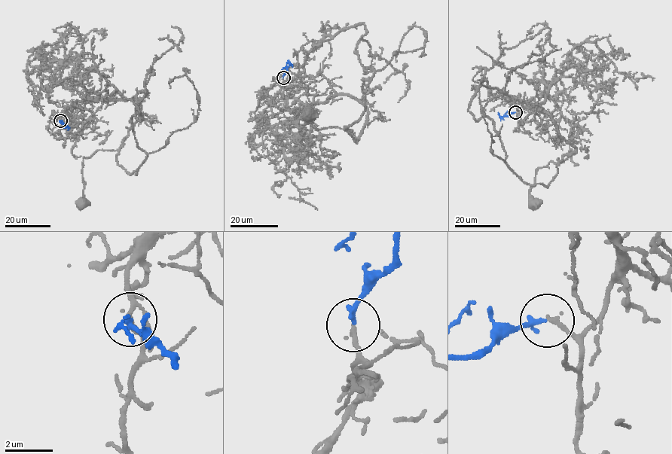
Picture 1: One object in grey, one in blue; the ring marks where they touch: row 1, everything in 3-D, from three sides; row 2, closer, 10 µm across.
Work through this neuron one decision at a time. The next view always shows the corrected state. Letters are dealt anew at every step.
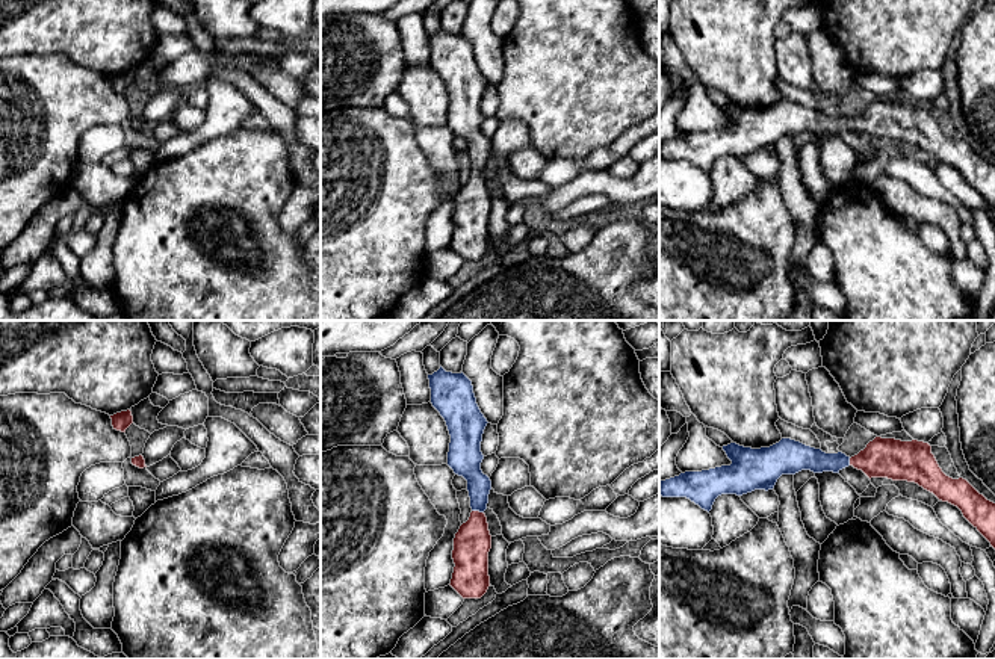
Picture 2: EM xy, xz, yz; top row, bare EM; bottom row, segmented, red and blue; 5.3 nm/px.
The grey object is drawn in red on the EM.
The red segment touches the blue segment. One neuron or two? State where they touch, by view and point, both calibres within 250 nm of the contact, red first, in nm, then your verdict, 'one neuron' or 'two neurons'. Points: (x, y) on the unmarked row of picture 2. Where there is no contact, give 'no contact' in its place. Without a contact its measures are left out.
contact xz (478, 173); calibres 200 and 130 nm; one neuron

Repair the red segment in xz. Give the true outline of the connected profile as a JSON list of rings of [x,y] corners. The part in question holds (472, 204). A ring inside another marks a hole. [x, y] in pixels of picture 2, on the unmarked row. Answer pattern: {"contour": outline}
{"contour": [[[442,27],[428,36],[431,65],[445,80],[451,104],[448,127],[467,142],[470,178],[454,200],[454,234],[451,248],[463,260],[481,260],[488,248],[488,213],[491,196],[484,172],[487,171],[491,142],[481,131],[482,95],[487,80],[481,74],[472,42],[461,33],[446,33]]]}

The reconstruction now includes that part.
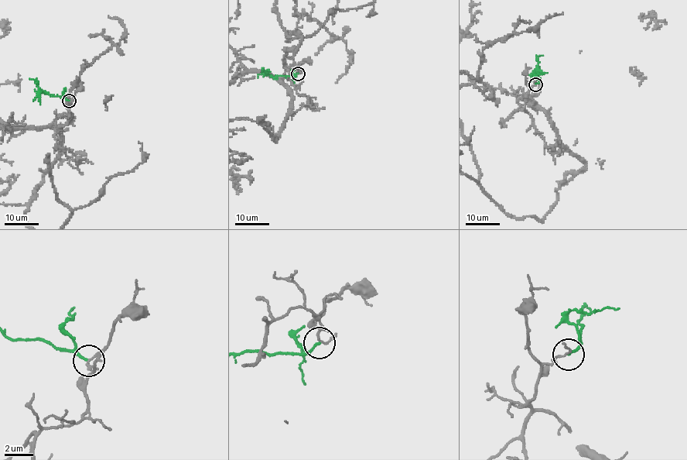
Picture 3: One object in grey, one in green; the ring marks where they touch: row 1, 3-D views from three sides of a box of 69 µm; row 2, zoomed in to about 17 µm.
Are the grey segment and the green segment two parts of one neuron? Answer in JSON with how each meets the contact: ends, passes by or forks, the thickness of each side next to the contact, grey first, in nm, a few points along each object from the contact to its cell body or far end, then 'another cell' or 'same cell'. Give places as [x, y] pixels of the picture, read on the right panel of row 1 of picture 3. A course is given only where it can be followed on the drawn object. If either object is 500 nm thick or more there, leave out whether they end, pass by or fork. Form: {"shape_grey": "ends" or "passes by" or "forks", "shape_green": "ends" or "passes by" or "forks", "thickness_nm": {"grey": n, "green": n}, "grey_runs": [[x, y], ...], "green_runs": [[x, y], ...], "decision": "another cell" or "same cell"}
{"shape_grey": "passes by", "shape_green": "ends", "thickness_nm": {"grey": 120, "green": 170}, "green_runs": [[536, 84], [539, 73], [538, 57], [543, 55]], "decision": "another cell"}

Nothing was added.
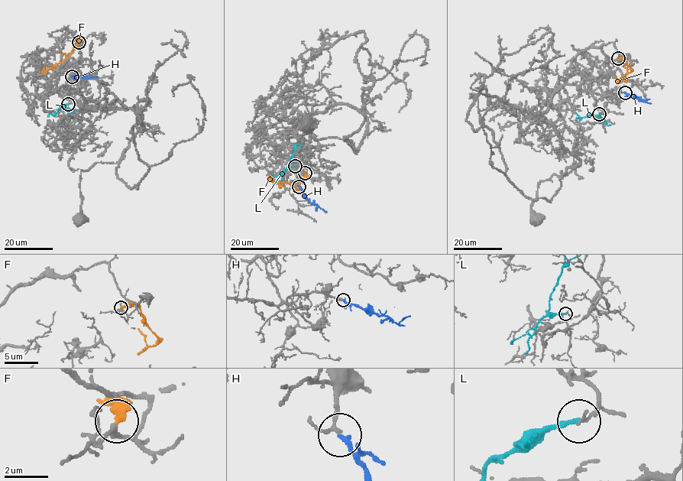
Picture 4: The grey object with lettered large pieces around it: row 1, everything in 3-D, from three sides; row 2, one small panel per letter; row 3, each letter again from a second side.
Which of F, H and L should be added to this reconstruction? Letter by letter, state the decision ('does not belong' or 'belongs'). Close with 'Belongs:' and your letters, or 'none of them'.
F: does not belong
H: belongs
L: does not belong
Belongs: H

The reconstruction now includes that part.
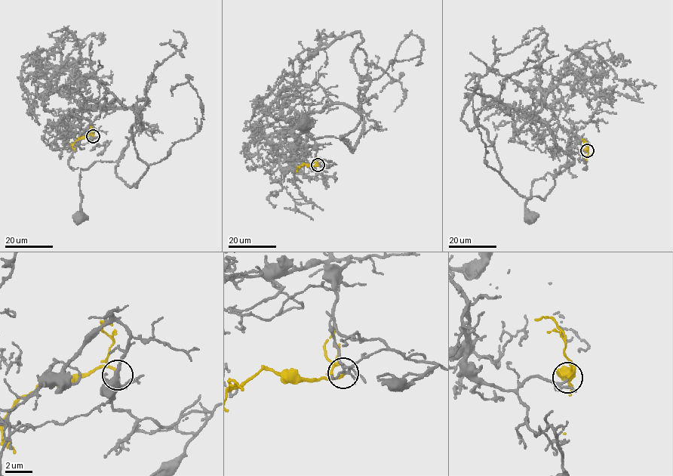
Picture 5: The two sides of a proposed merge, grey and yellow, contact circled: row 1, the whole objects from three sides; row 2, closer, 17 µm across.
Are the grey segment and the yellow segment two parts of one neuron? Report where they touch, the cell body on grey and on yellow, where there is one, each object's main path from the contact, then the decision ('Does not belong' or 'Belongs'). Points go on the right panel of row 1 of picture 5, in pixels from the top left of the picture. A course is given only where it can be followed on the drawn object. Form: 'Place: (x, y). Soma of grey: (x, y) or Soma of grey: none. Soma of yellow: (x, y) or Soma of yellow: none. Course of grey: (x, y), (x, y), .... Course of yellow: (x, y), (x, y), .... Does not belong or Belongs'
Place: (587, 150). Soma of grey: (531, 218). Soma of yellow: none. Course of grey: (587, 150), (571, 149), (545, 105), (533, 115), (573, 162), (533, 181), (526, 202), (531, 218). Course of yellow: (587, 150), (588, 148), (585, 149), (587, 160). Belongs

